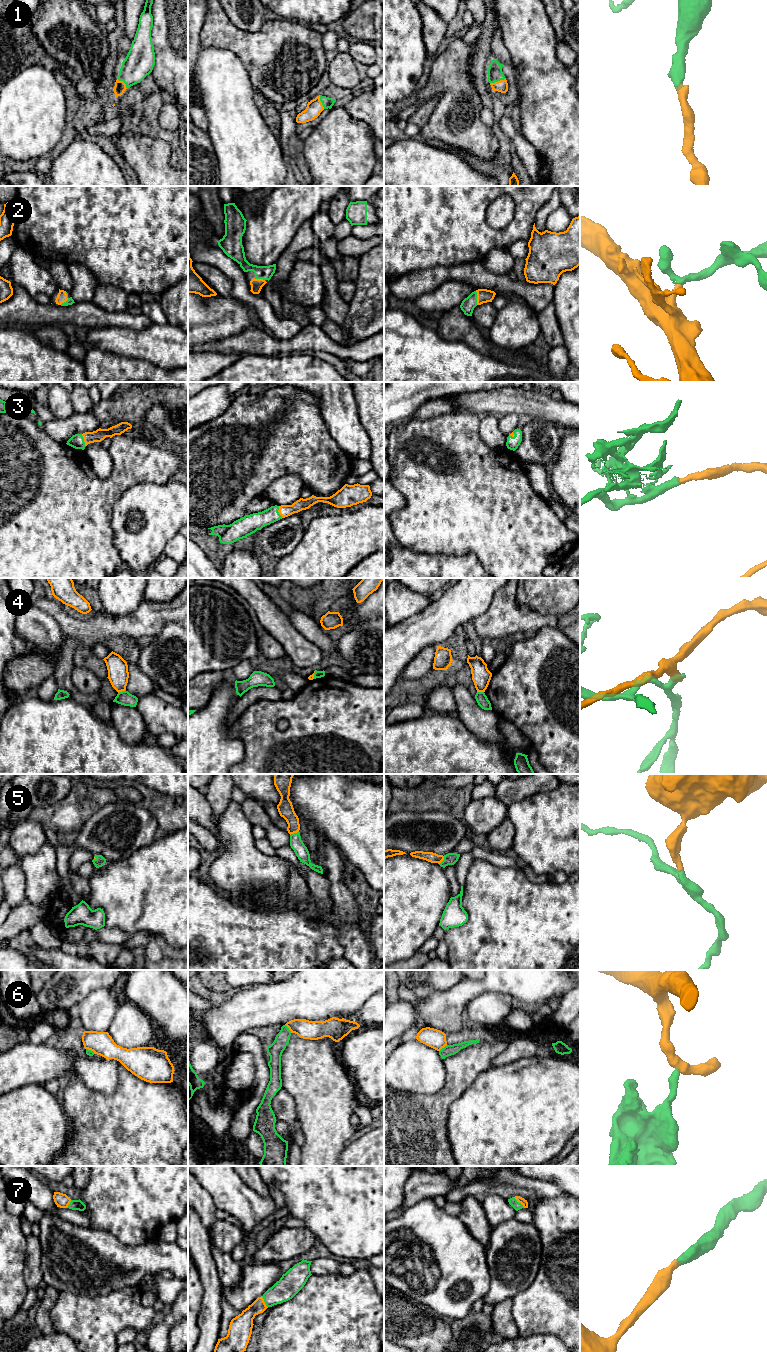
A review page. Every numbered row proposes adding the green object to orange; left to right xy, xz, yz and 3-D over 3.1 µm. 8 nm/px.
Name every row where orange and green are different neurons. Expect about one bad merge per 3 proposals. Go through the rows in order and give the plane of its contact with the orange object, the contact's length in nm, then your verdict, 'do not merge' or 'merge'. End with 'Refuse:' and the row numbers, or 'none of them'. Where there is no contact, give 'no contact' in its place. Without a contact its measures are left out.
1: contact in yz; length 130 nm; merge
2: contact in xy; length 120 nm; merge
3: contact in xy; length 110 nm; merge
4: contact in xy; length 70 nm; do not merge
5: contact in xz; length 80 nm; merge
6: contact in xz; length 90 nm; do not merge
7: contact in yz; length 130 nm; merge
Refuse: 4, 6

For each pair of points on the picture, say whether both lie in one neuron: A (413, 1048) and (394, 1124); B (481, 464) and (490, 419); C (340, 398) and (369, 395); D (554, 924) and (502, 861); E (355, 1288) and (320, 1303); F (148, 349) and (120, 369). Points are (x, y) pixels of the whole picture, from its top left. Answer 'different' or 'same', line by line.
A: different
B: different
C: different
D: different
E: same
F: different

